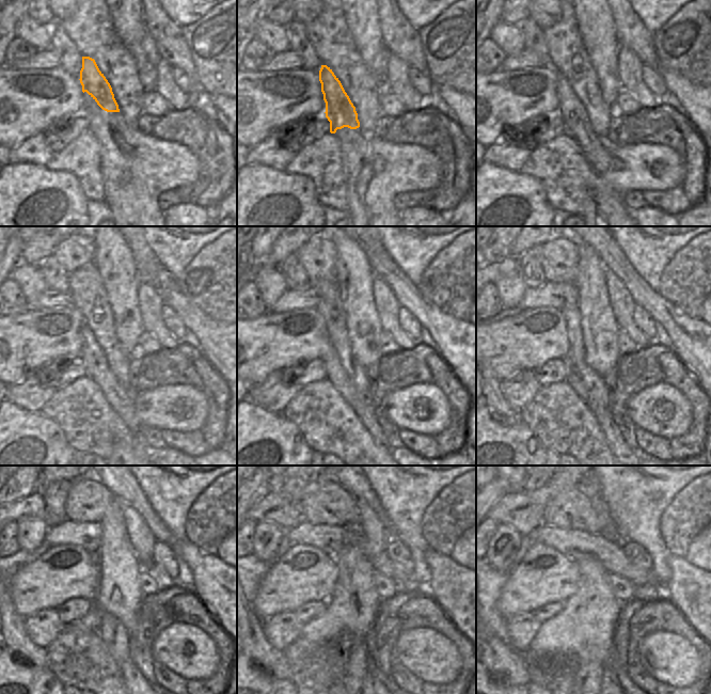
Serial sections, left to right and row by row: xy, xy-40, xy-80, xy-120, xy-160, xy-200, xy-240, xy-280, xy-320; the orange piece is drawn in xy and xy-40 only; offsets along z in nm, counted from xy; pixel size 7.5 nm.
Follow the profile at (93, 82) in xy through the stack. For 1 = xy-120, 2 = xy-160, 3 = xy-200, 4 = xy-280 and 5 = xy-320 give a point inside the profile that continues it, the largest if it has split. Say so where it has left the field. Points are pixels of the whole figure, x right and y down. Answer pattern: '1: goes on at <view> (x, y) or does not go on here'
1: goes on at xy-120 (120, 397)
2: goes on at xy-160 (361, 404)
3: goes on at xy-200 (613, 436)
4: goes on at xy-280 (372, 682)
5: goes on at xy-320 (607, 682)

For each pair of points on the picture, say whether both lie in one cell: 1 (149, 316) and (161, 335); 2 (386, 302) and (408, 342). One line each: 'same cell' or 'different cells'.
1: same cell
2: same cell

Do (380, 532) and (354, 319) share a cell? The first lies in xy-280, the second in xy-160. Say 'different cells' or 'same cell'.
different cells

